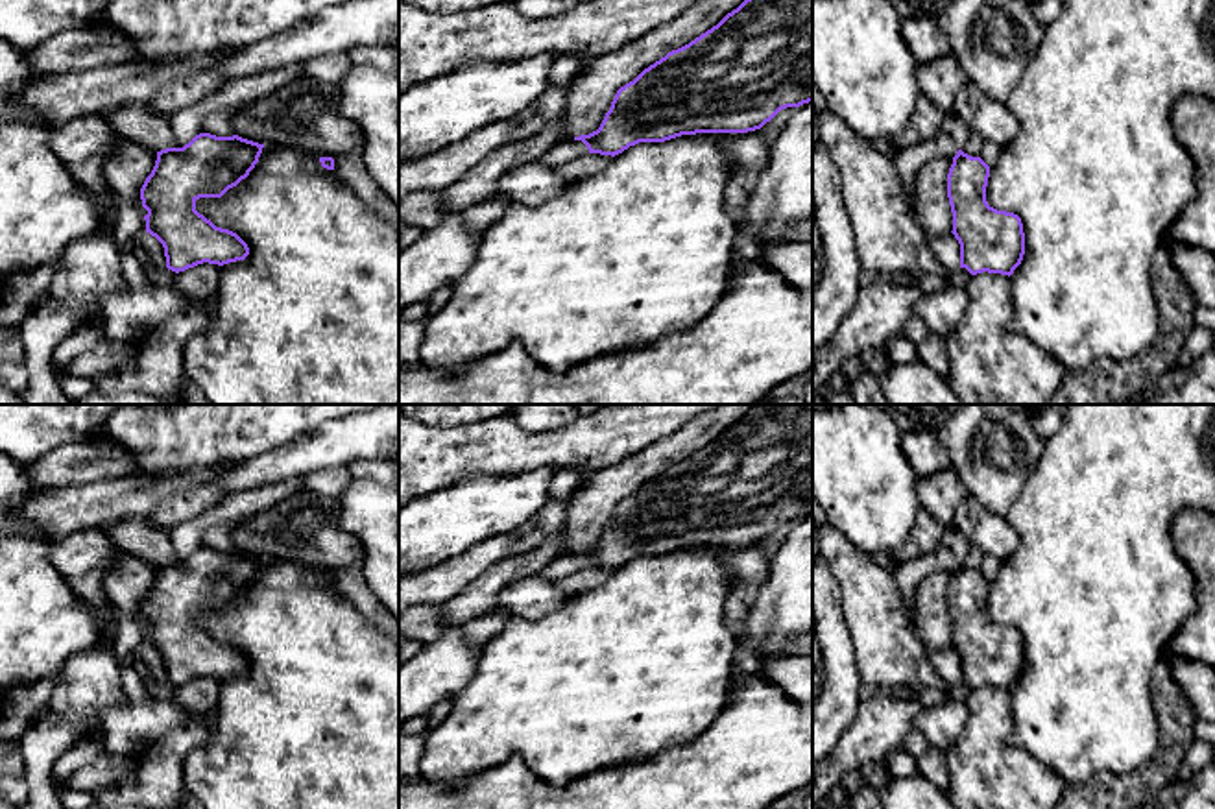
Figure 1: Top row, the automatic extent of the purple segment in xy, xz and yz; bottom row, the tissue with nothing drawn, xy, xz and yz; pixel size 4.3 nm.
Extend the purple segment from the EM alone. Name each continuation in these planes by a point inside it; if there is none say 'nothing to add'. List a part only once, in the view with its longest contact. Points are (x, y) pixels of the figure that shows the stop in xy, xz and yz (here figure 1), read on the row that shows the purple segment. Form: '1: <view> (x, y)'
nothing to add

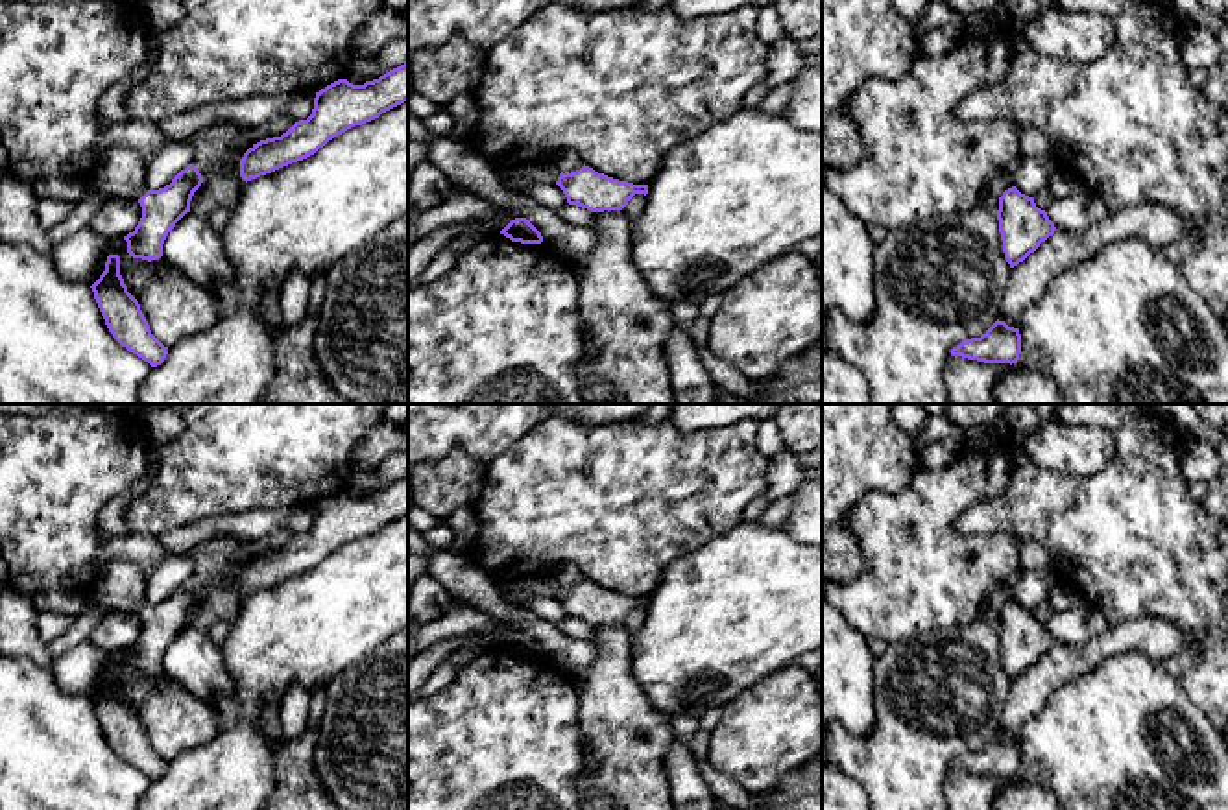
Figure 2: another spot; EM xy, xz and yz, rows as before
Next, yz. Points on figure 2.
nothing to add

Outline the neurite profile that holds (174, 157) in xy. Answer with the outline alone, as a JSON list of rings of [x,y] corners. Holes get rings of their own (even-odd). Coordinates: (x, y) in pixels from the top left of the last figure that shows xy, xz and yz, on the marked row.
[[[185,142],[166,144],[150,162],[146,185],[150,190],[164,188],[172,179],[192,164],[192,148]]]

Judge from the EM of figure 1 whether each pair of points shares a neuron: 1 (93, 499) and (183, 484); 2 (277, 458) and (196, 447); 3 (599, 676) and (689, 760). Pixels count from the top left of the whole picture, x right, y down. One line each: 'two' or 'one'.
1: one
2: two
3: two

